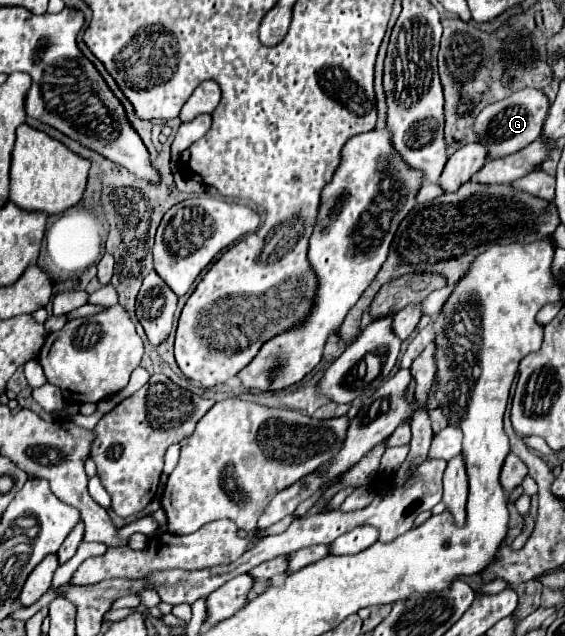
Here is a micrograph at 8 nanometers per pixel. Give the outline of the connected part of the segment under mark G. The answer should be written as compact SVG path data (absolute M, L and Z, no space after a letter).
M523 89L499 103L487 105L475 119L473 127L475 127L475 133L479 135L479 141L485 143L485 147L489 147L489 159L505 157L505 155L517 153L519 149L533 143L537 137L541 137L547 111L549 111L549 99L543 91Z

